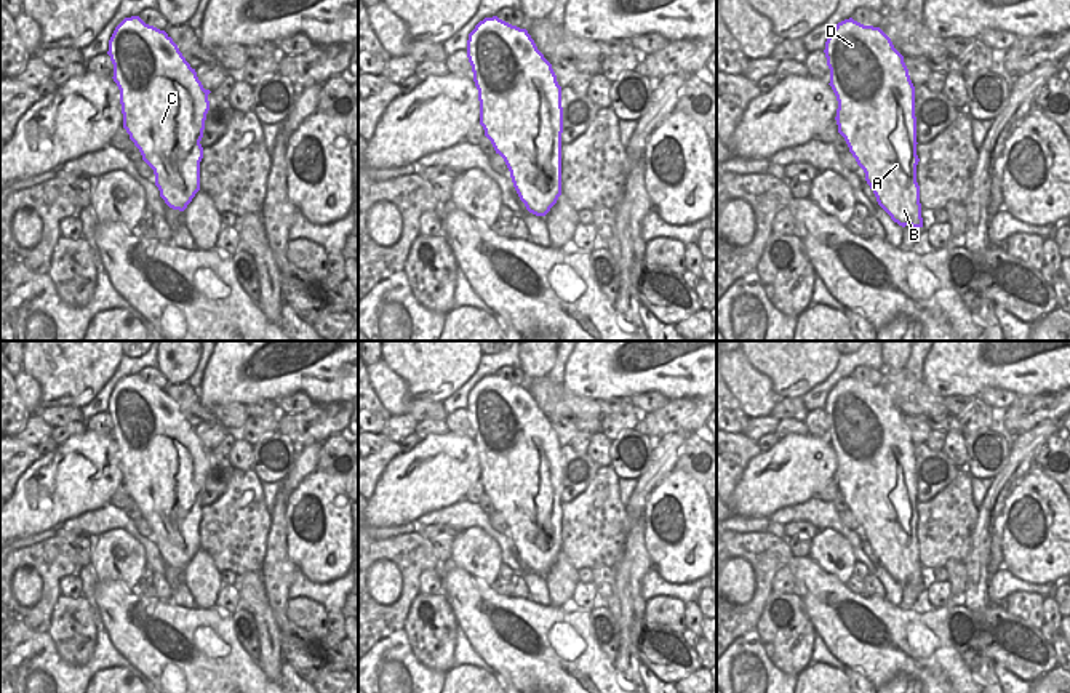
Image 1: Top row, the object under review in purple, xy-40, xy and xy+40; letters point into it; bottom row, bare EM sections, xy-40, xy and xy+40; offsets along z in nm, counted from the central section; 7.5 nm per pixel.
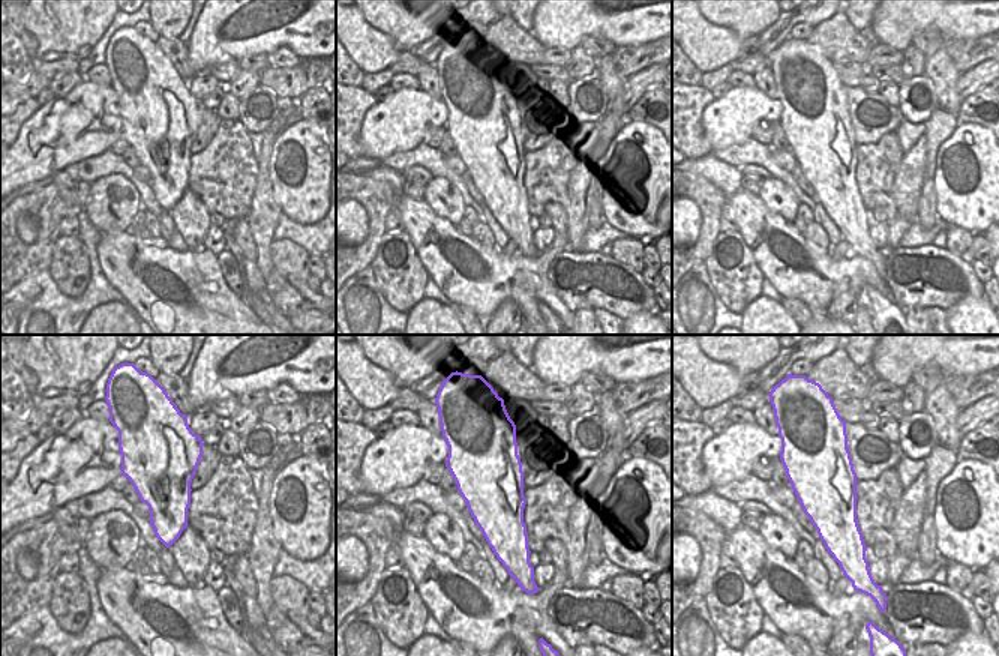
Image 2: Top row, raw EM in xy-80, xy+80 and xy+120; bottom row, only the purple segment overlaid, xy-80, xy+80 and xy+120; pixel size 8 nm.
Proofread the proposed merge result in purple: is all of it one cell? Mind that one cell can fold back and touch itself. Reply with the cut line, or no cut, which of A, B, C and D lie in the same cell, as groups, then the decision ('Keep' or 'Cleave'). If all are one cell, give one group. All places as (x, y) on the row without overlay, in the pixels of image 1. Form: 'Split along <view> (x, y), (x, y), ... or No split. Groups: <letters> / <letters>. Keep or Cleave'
No split. Groups: A B C D. Keep

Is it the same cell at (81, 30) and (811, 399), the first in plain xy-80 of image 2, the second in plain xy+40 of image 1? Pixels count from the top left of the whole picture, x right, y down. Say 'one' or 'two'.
two

